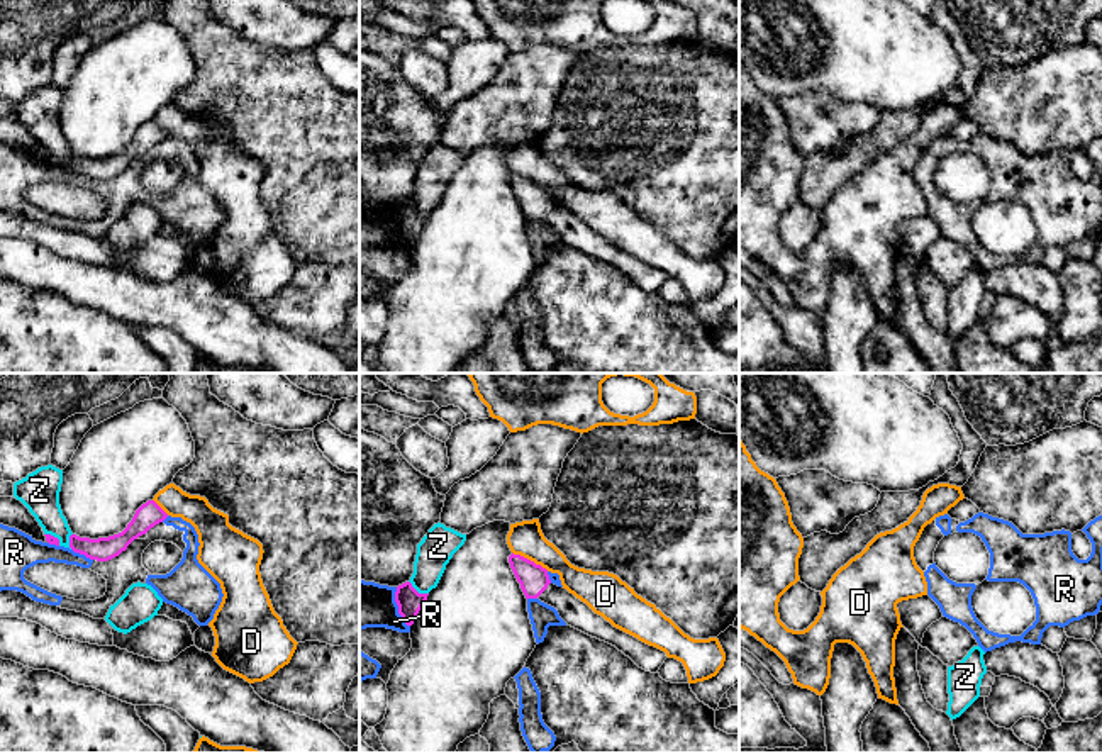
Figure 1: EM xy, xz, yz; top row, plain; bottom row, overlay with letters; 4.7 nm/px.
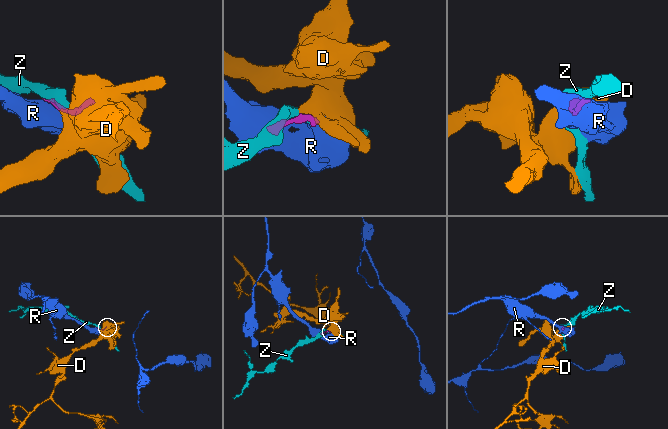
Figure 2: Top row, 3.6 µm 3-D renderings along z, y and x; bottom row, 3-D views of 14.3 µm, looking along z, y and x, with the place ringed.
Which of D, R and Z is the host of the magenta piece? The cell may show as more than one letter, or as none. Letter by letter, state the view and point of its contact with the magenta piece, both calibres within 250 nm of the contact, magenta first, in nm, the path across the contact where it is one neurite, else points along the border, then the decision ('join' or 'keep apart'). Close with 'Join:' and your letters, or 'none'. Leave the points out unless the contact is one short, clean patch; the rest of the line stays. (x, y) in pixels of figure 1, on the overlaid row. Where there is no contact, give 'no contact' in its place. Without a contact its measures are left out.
D: meets magenta in xz at (529, 560); 140 nm thick on the magenta side, 160 nm on the other; border along xz (512, 552), (548, 570); keep apart
R: meets magenta in xz at (399, 607); 120 nm thick on the magenta side, 220 nm on the other; keep apart
Z: meets magenta in xz at (416, 591); 120 nm thick on the magenta side, 160 nm on the other; keep apart
Join: none

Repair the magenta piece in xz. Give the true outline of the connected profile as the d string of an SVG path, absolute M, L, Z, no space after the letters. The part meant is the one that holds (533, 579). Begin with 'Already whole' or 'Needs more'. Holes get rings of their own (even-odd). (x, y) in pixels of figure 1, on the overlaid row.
Needs more. M514 553L509 556L509 563L526 599L539 599L554 607L568 626L615 646L639 668L651 673L658 673L668 658L665 651L614 628L566 588L554 585L549 580L548 570L541 565Z

